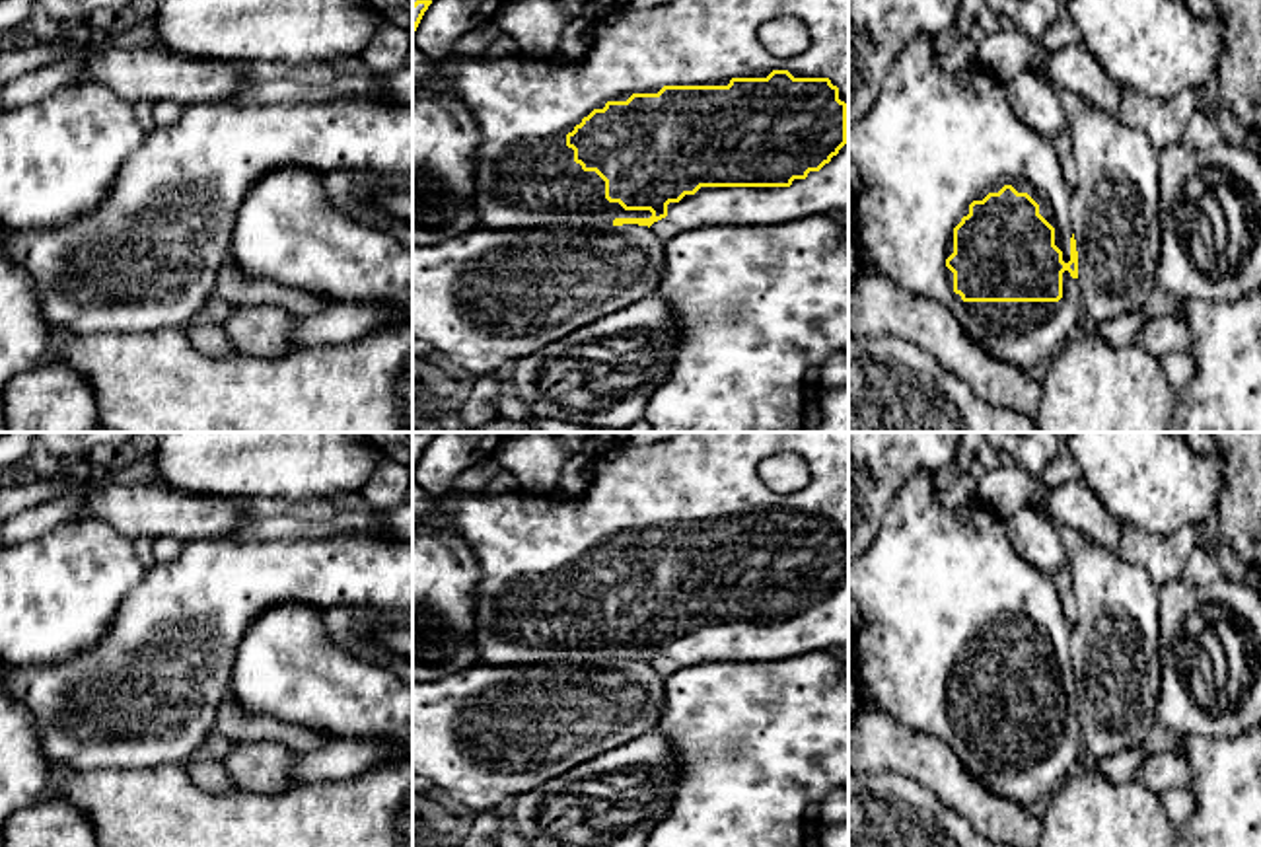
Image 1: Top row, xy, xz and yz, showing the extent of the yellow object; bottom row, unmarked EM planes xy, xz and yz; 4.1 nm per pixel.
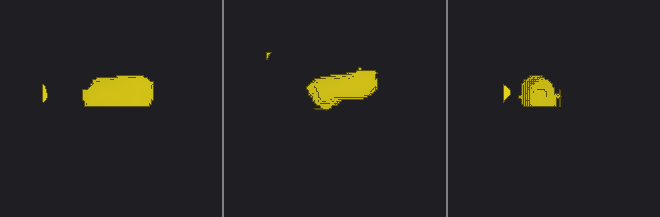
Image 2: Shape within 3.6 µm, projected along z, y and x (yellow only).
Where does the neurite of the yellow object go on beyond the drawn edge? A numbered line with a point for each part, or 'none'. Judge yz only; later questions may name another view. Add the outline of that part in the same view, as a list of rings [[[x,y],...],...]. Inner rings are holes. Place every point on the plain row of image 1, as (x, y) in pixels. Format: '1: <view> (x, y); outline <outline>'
1: yz (933, 579); outline [[[919,471],[893,497],[868,549],[848,565],[848,656],[854,660],[862,705],[940,738],[991,794],[1029,808],[1039,798],[1051,798],[1080,767],[1084,738],[1078,715],[1063,709],[1059,738],[963,738],[946,703],[954,689],[954,664],[969,650],[969,641],[1004,621],[1027,629],[1039,641],[1068,699],[1072,627],[1055,580],[1014,549],[1004,518],[977,498],[946,510],[938,500],[934,473]]]

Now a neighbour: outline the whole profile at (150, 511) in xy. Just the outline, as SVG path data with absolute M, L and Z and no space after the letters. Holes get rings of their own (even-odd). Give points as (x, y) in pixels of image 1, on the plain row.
M103 483L68 520L99 520L128 541L171 537L179 543L220 539L247 516L247 500L216 495L173 493L163 485Z

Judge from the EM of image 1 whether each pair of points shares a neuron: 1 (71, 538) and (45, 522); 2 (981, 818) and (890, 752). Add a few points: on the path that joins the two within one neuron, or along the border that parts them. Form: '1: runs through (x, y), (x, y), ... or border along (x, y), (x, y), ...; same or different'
1: border along (67, 520), (20, 544); different
2: runs through (962, 795), (927, 760), (913, 754); same

